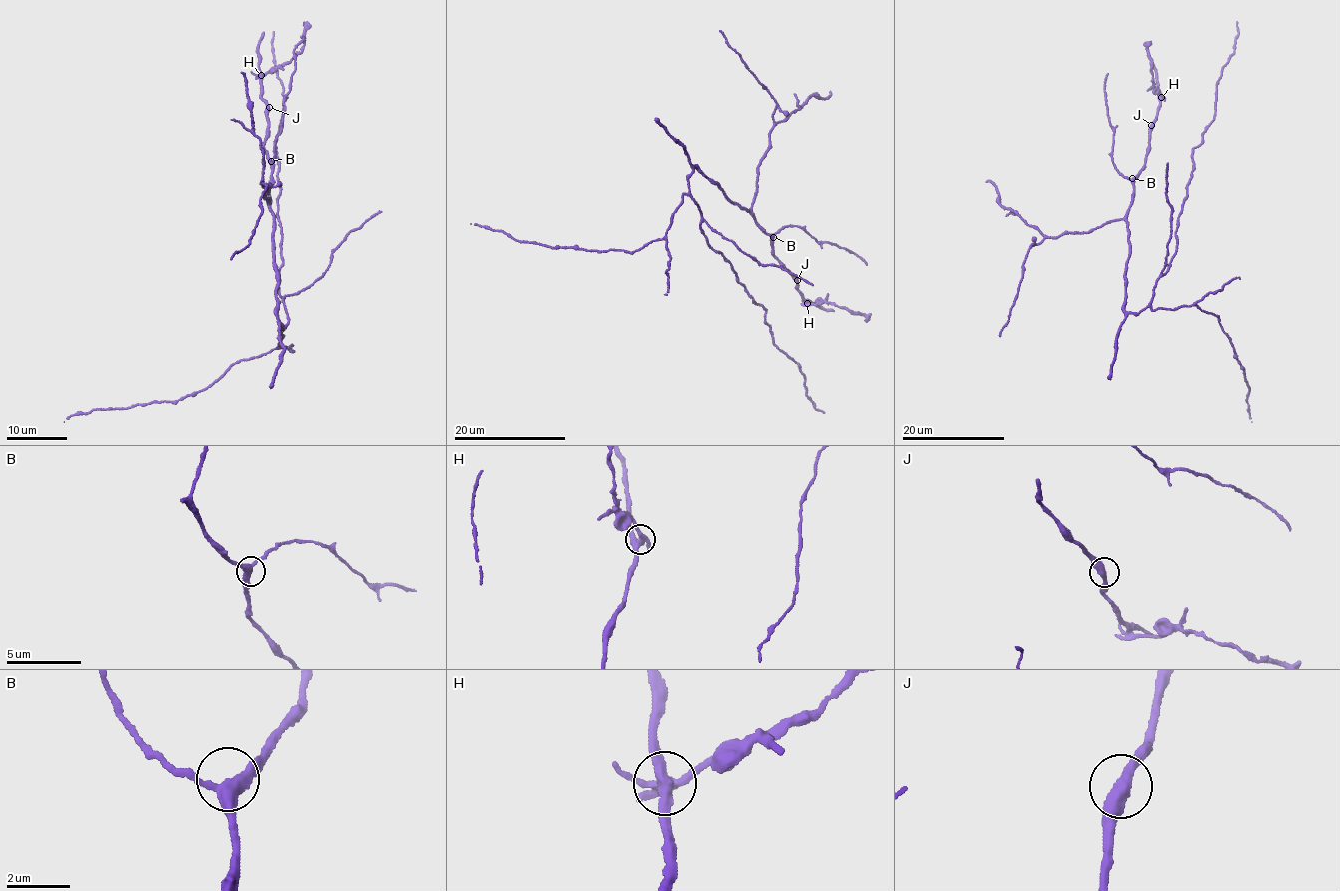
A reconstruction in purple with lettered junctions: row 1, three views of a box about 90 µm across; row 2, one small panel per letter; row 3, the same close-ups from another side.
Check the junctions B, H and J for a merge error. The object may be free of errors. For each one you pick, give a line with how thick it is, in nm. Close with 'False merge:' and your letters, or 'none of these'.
H: calibre 360 nm
False merge: H

